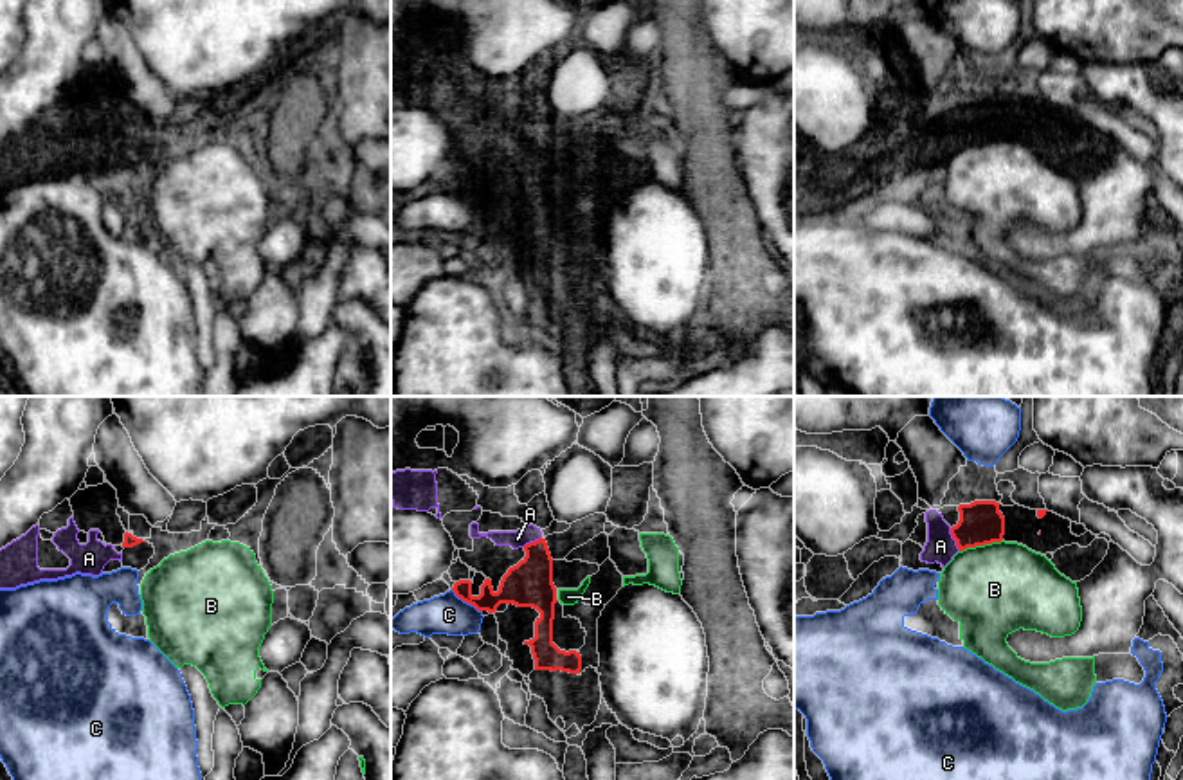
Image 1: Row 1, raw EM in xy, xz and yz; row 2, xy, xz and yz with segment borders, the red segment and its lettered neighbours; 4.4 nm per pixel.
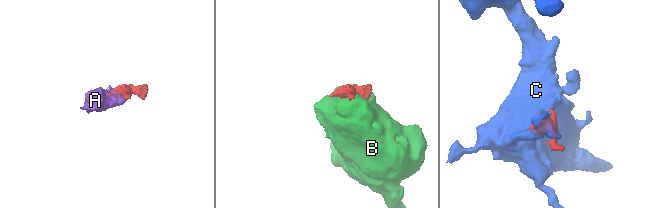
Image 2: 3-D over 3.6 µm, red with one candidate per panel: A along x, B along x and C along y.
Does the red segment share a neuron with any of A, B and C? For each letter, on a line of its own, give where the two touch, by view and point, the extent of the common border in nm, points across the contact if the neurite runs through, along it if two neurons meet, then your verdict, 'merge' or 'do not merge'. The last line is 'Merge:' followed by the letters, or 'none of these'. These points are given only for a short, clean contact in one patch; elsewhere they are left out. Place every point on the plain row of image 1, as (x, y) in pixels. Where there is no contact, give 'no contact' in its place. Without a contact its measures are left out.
A: meets red in yz at (955, 136); contact 120 nm long; runs through yz (980, 119), (955, 136), (940, 143); merge
B: meets red in yz at (980, 141); contact 200 nm long; do not merge
C: meets red in xz at (467, 199); contact 180 nm long; border along xz (451, 186), (481, 209); do not merge
Merge: A

